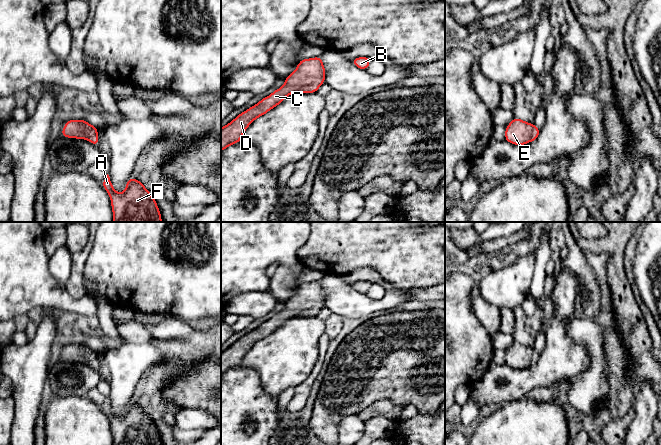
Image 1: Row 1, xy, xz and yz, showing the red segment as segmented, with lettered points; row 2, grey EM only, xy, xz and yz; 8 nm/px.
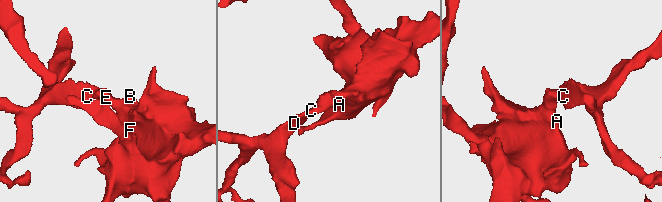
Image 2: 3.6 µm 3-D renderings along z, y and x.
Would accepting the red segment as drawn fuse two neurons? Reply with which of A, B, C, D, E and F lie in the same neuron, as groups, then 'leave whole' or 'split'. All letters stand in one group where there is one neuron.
groups A B C D E F; leave whole

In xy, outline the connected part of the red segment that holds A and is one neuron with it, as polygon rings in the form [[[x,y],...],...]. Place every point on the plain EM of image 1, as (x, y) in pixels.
[[[108,398],[102,409],[111,422],[113,445],[162,445],[155,423],[138,403],[130,401],[121,418],[112,411]]]

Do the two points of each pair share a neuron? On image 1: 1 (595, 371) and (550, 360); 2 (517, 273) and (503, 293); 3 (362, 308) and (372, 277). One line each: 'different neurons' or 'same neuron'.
1: different neurons
2: same neuron
3: different neurons

